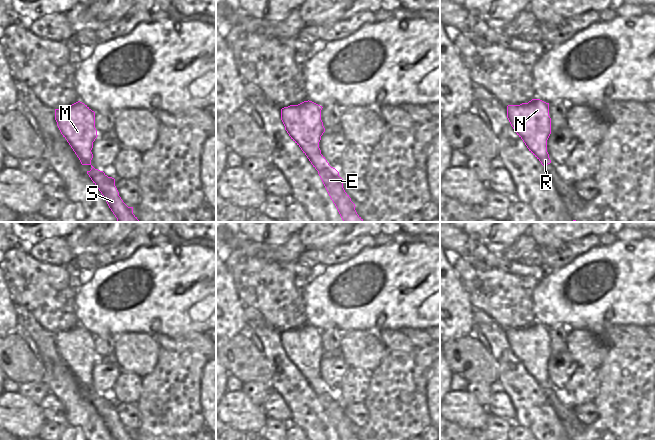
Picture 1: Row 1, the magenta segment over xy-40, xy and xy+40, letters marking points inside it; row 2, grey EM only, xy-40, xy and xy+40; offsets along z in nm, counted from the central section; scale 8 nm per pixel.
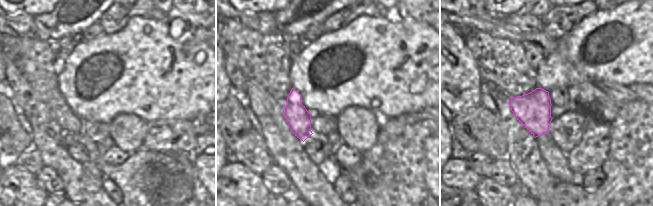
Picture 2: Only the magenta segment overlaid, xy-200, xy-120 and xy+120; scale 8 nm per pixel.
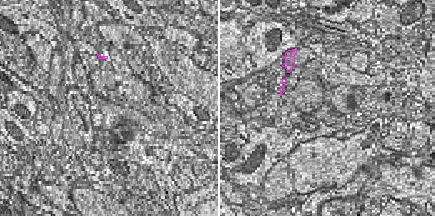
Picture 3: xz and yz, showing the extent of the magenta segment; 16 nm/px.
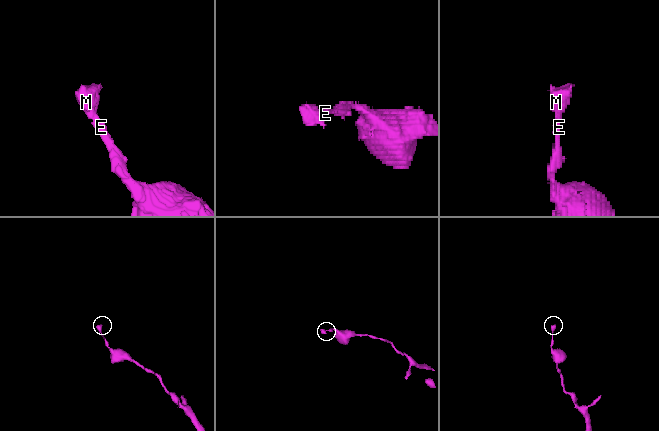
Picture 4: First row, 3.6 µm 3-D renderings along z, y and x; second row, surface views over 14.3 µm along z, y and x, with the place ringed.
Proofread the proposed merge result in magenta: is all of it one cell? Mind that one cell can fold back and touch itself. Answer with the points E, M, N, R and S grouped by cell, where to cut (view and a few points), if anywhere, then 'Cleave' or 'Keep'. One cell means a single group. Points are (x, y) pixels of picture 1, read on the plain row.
Groups: E M N R S. No split. Keep

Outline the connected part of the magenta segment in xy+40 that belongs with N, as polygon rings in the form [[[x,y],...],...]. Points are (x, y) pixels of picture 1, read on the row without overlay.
[[[532,323],[528,327],[507,330],[507,342],[529,375],[545,391],[551,387],[547,364],[551,358],[549,327]]]

